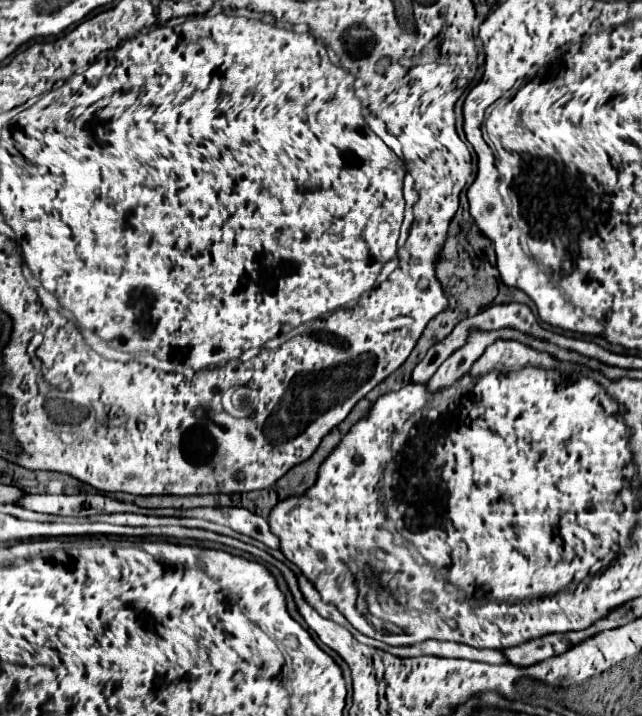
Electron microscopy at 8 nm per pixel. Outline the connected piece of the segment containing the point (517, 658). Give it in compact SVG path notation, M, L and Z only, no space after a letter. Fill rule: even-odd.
M552 633L544 635L544 639L532 639L520 647L508 647L502 651L502 655L508 659L510 665L530 667L544 659L560 655L560 651L560 633Z

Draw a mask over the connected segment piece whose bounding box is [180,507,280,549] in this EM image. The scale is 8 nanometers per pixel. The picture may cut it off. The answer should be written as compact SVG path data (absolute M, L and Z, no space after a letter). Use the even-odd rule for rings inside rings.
M198 507L198 509L188 509L180 515L182 517L198 517L198 519L206 519L206 521L212 521L212 523L226 525L226 527L242 533L242 535L248 535L256 541L262 541L270 549L280 549L278 537L270 531L268 521L260 515L244 511L242 507L224 507L224 509L222 507L216 507L216 509Z

